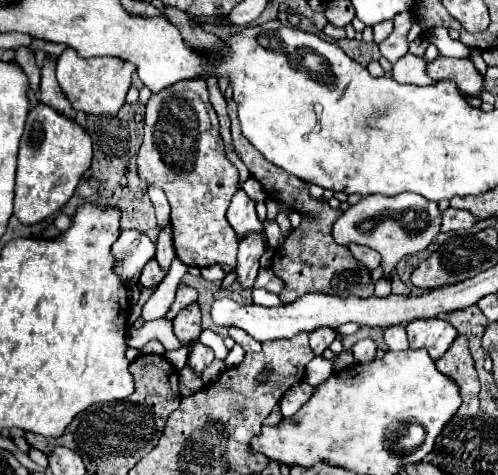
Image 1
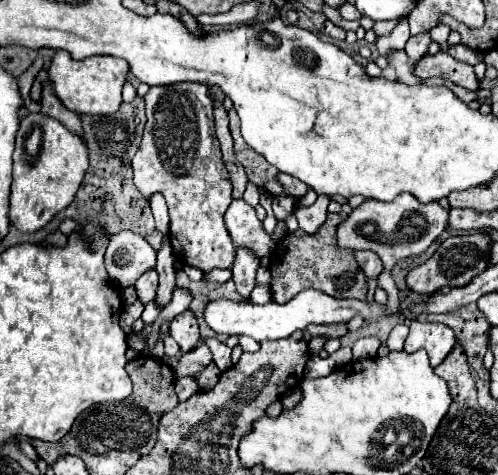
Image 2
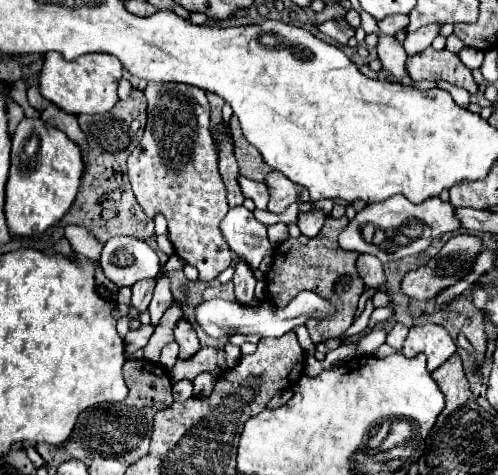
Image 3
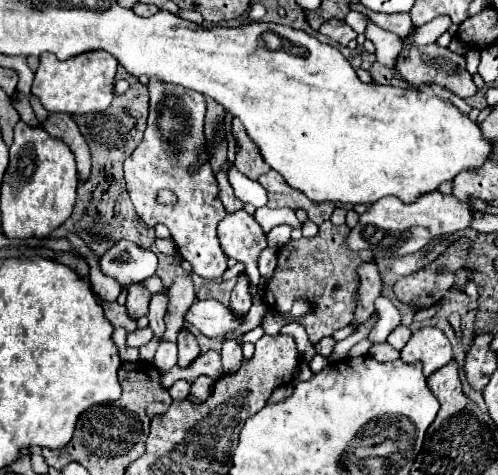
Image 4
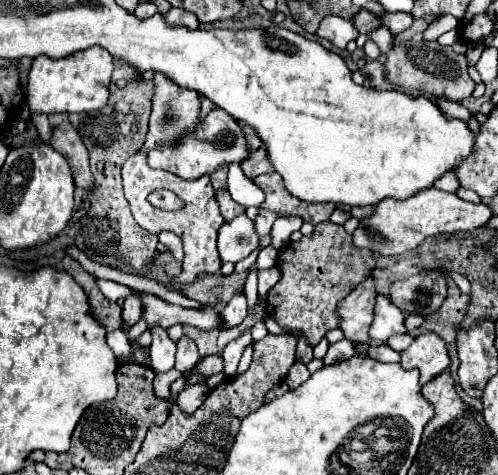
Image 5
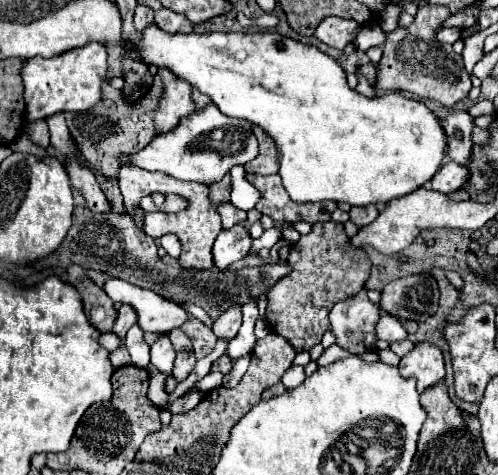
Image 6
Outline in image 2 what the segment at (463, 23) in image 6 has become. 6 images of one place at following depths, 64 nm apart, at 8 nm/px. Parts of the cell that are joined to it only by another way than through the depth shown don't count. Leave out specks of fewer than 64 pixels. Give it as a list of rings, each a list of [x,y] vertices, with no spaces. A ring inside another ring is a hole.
[[[422,32],[422,34],[416,34],[416,36],[410,36],[410,40],[406,42],[406,54],[410,58],[410,62],[418,62],[426,52],[428,52],[428,46],[430,46],[430,34],[428,32]]]

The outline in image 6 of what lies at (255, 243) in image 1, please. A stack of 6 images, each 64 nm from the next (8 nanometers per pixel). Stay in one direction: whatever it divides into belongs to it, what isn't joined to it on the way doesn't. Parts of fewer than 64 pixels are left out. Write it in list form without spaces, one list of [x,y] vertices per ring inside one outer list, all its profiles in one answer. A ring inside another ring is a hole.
[[[234,306],[234,308],[226,310],[220,318],[214,320],[212,332],[216,334],[216,338],[230,342],[238,334],[240,324],[242,324],[242,310],[238,306]]]

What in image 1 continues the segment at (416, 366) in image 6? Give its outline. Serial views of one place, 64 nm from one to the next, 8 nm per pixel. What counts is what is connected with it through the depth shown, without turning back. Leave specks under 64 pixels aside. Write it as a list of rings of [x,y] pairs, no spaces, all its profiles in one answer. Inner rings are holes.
[[[428,318],[428,320],[412,320],[408,324],[408,342],[410,350],[426,348],[432,360],[444,356],[444,352],[452,346],[456,338],[456,328],[444,320]]]

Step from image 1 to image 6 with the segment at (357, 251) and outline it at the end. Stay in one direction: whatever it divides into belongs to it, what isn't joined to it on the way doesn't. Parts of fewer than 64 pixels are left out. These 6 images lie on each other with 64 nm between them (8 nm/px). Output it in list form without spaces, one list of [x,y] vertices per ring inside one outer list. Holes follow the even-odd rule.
[[[366,288],[356,296],[338,302],[330,312],[330,332],[336,344],[350,354],[364,354],[376,350],[376,322],[380,310],[366,298]]]

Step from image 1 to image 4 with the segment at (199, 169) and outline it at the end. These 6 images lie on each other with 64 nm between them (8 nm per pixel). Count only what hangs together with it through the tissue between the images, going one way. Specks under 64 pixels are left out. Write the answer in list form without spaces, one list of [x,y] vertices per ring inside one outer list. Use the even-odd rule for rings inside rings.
[[[152,78],[148,82],[148,90],[150,90],[150,116],[148,116],[148,128],[144,132],[144,140],[142,144],[132,152],[132,156],[124,162],[124,180],[126,180],[126,188],[130,194],[130,200],[136,208],[136,214],[140,216],[140,220],[154,228],[156,224],[164,224],[178,248],[178,254],[182,254],[182,258],[186,262],[190,262],[194,274],[208,280],[220,276],[228,266],[228,258],[222,252],[222,246],[218,242],[216,236],[216,226],[218,222],[226,216],[222,202],[218,200],[218,182],[214,178],[214,172],[210,168],[210,164],[204,164],[202,168],[198,168],[198,172],[190,174],[188,166],[196,162],[196,148],[204,144],[204,114],[206,114],[206,102],[204,96],[200,92],[188,90],[188,88],[180,88],[174,84],[164,84],[164,80],[156,80]],[[168,188],[178,196],[178,202],[174,206],[160,206],[154,196],[158,194],[158,190]]]

